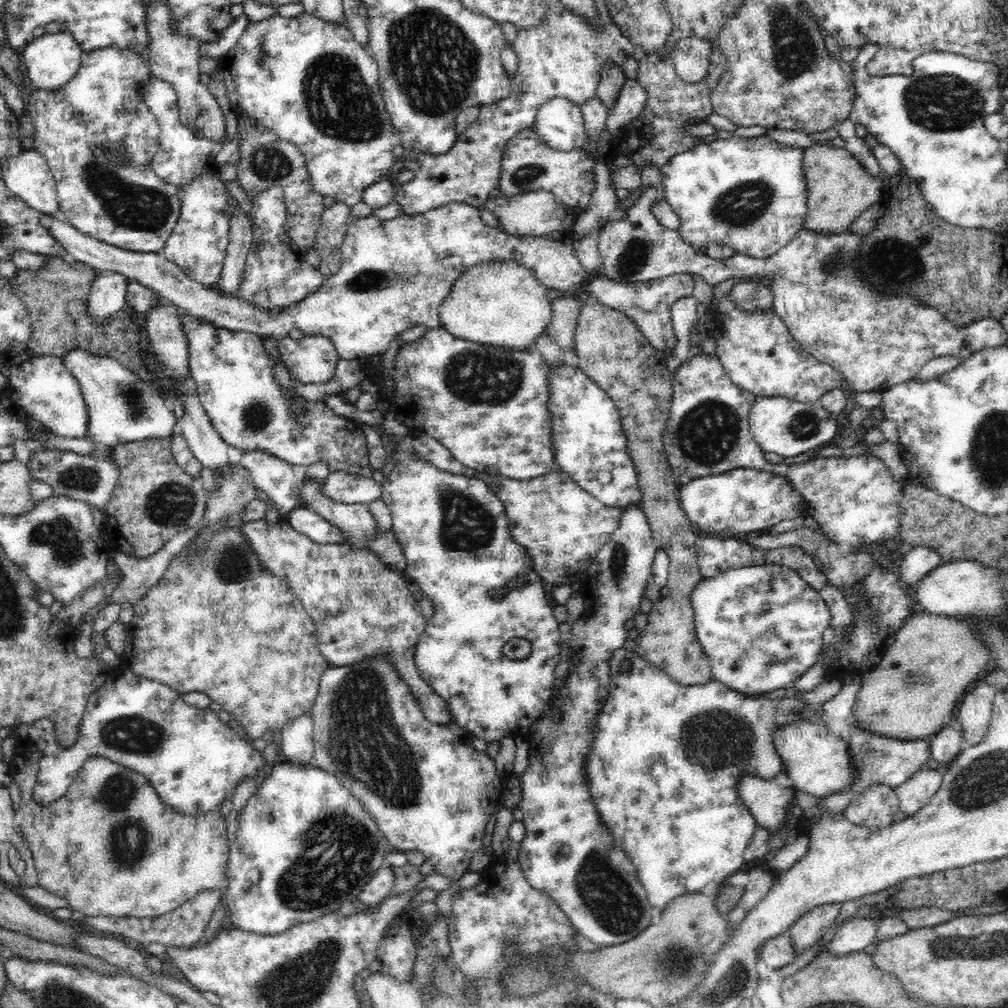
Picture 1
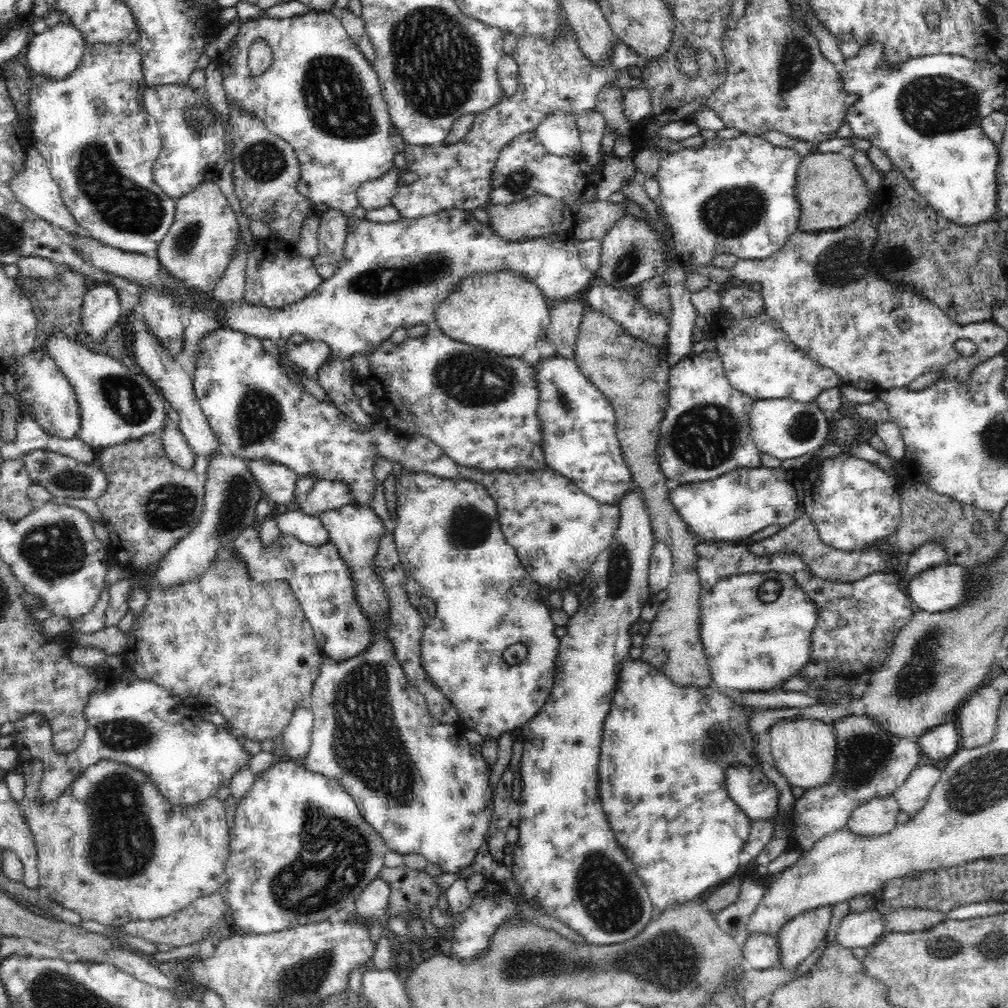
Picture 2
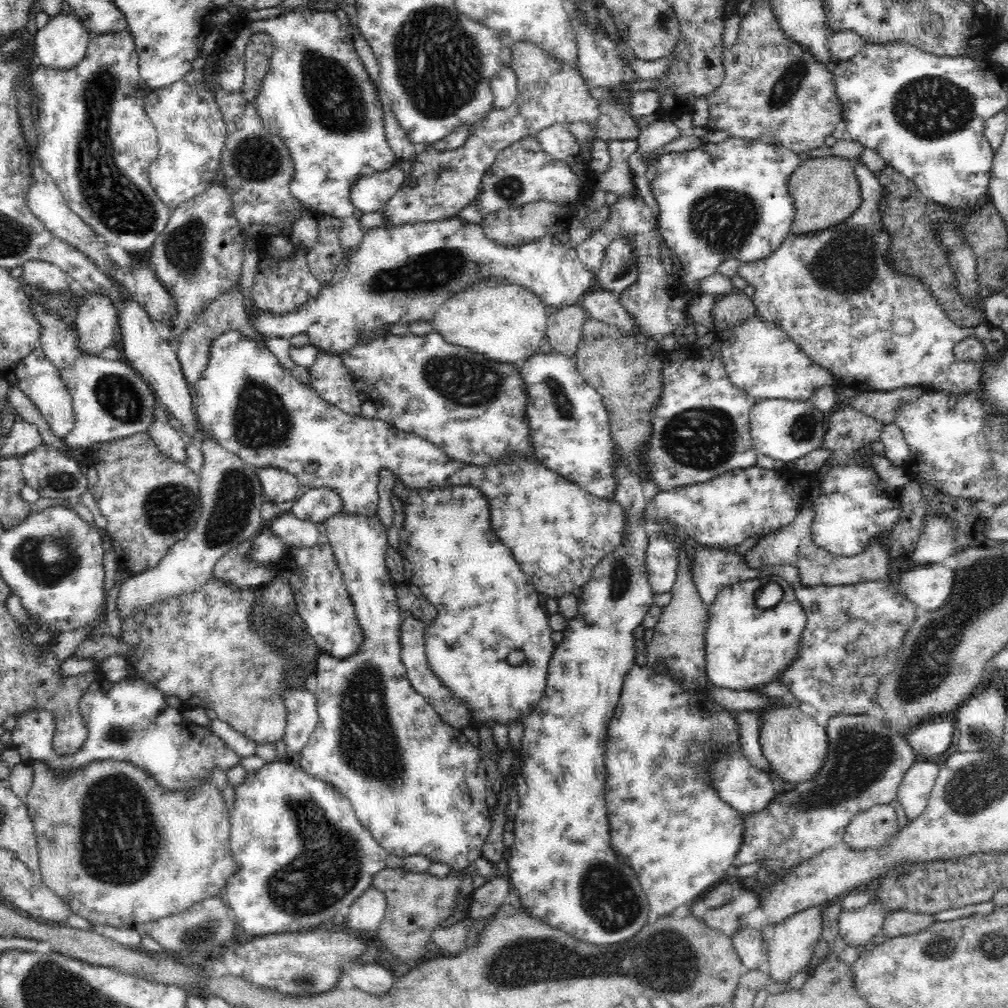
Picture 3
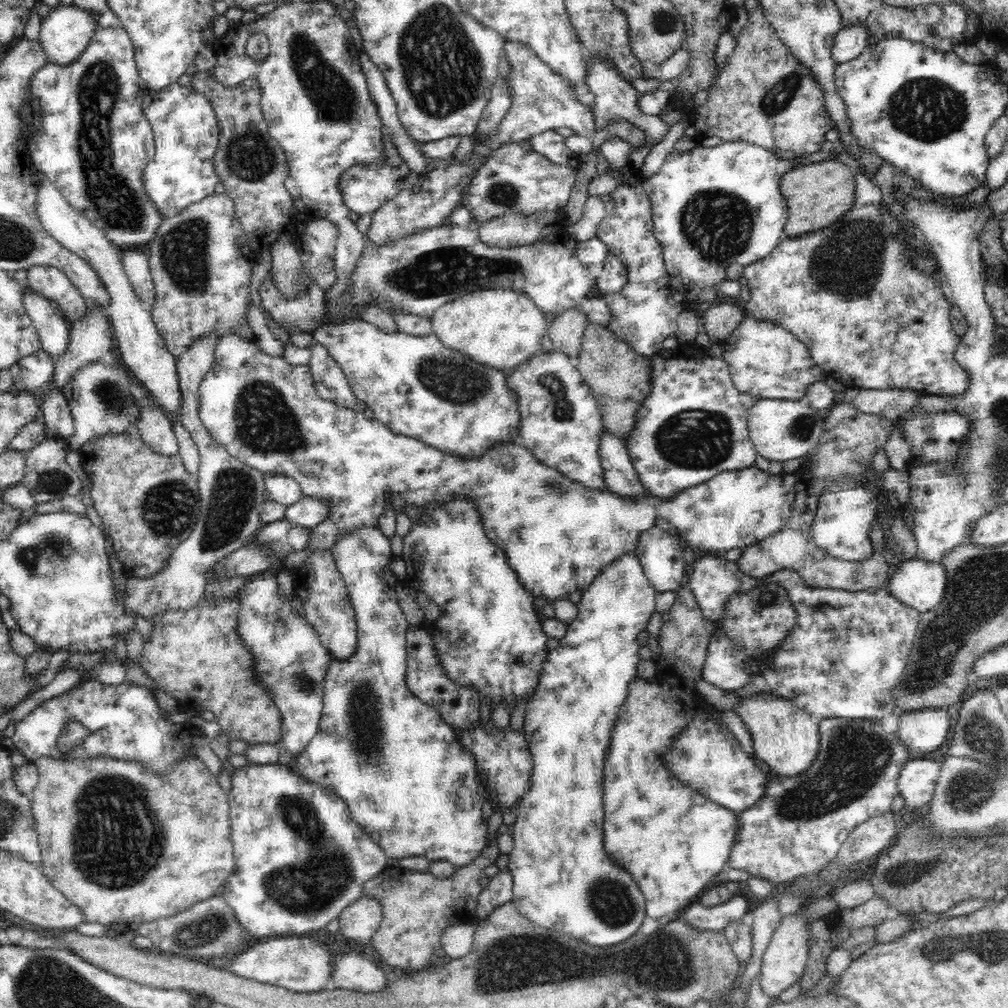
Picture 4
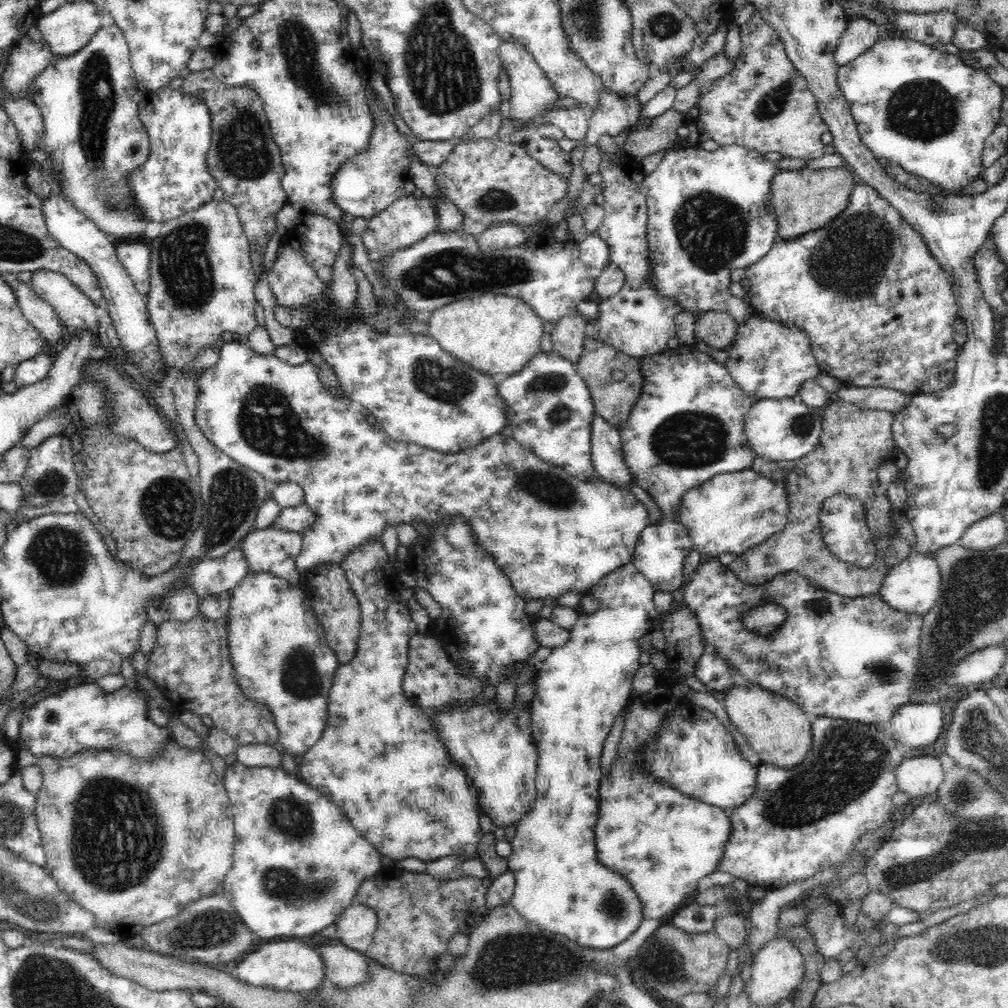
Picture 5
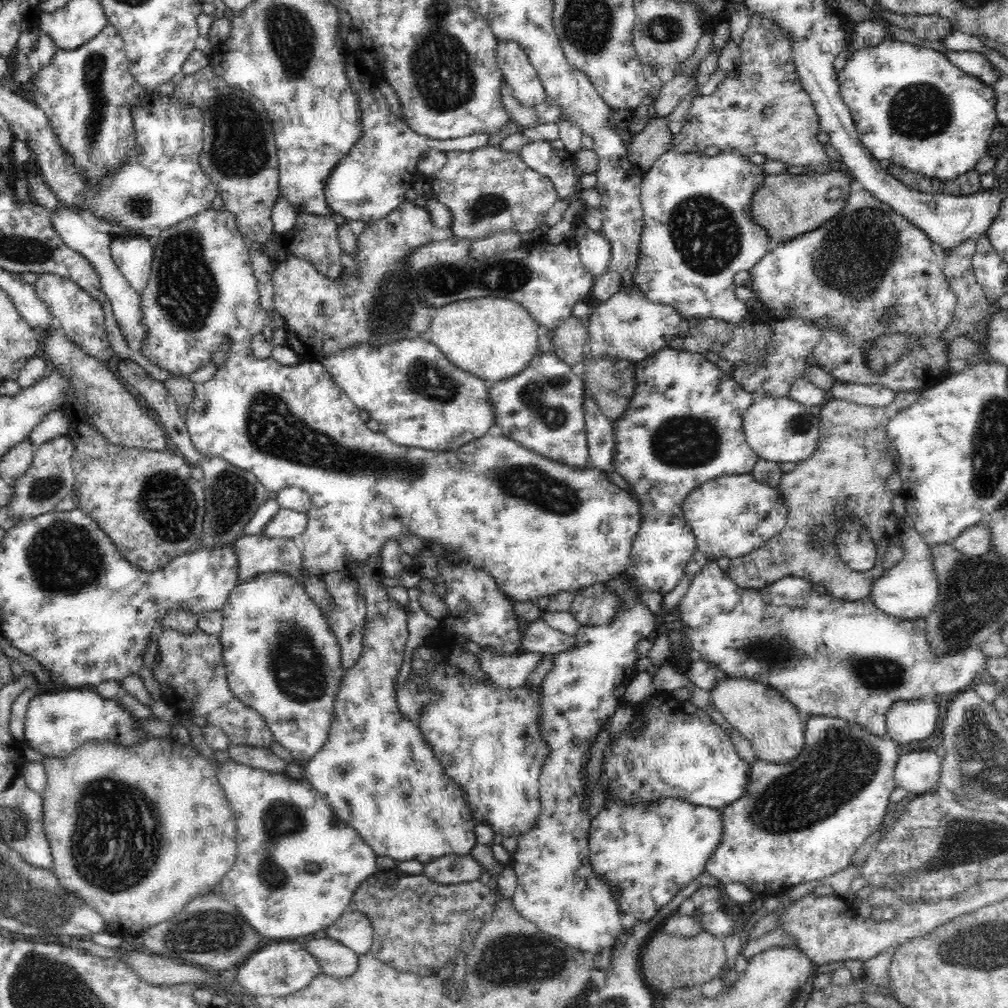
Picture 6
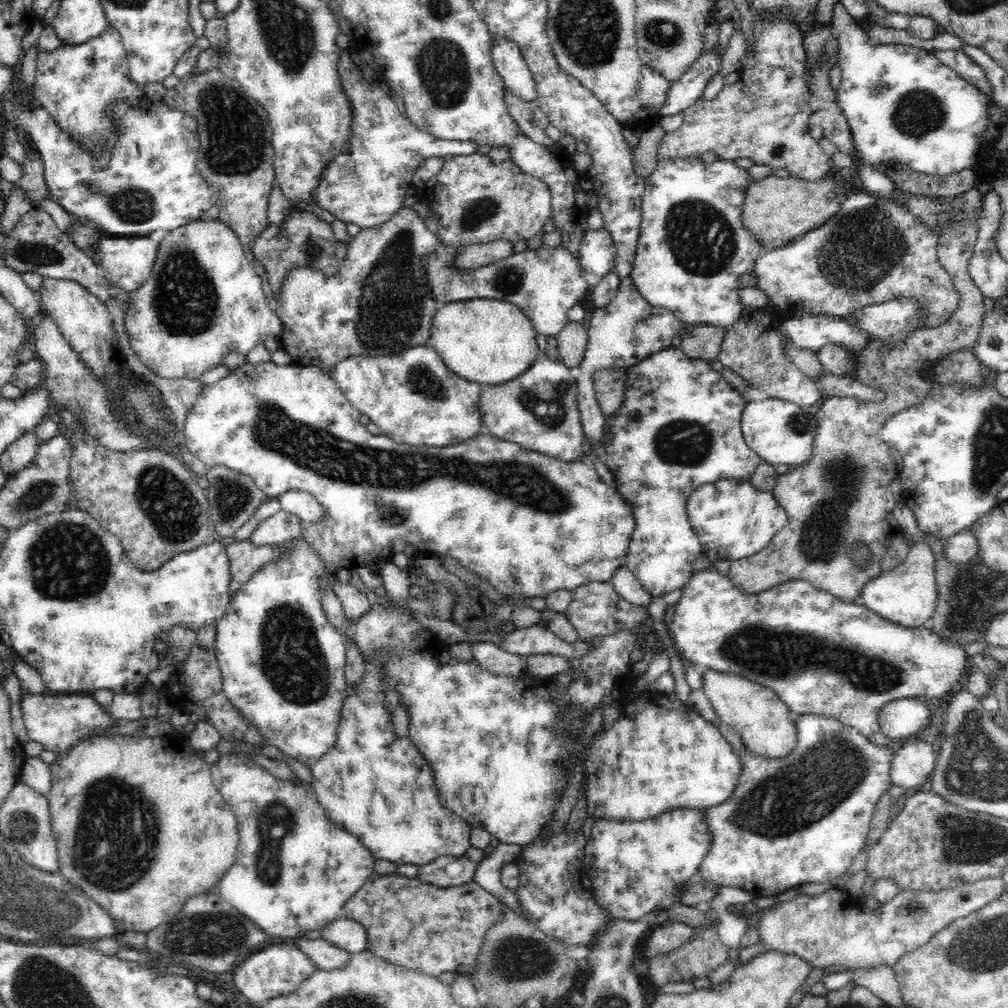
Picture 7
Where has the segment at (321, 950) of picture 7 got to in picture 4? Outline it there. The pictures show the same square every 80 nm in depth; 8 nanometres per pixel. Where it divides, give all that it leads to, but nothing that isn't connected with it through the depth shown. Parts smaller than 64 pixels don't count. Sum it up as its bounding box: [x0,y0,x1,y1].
[331,951,385,993]

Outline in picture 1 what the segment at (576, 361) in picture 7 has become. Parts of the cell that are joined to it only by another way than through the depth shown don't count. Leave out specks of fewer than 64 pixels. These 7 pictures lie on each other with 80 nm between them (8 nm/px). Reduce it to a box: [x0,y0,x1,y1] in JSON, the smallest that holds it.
[545,295,581,355]

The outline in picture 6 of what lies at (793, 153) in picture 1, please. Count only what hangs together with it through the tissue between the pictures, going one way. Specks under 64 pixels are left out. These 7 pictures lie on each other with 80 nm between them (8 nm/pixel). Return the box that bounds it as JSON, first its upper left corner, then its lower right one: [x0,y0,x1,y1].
[633,149,772,326]

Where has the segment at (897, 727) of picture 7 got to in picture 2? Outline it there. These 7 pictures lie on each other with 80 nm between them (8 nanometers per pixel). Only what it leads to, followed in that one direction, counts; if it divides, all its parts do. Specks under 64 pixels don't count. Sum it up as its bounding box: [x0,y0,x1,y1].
[916,721,959,761]

